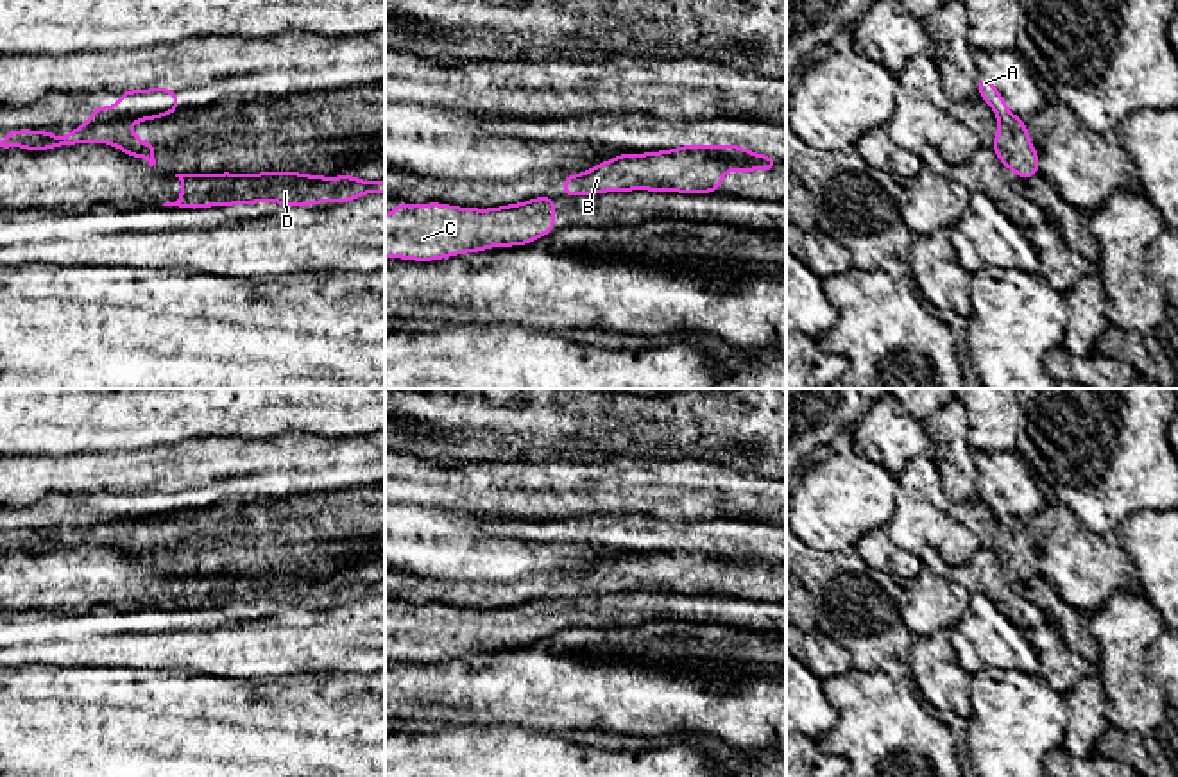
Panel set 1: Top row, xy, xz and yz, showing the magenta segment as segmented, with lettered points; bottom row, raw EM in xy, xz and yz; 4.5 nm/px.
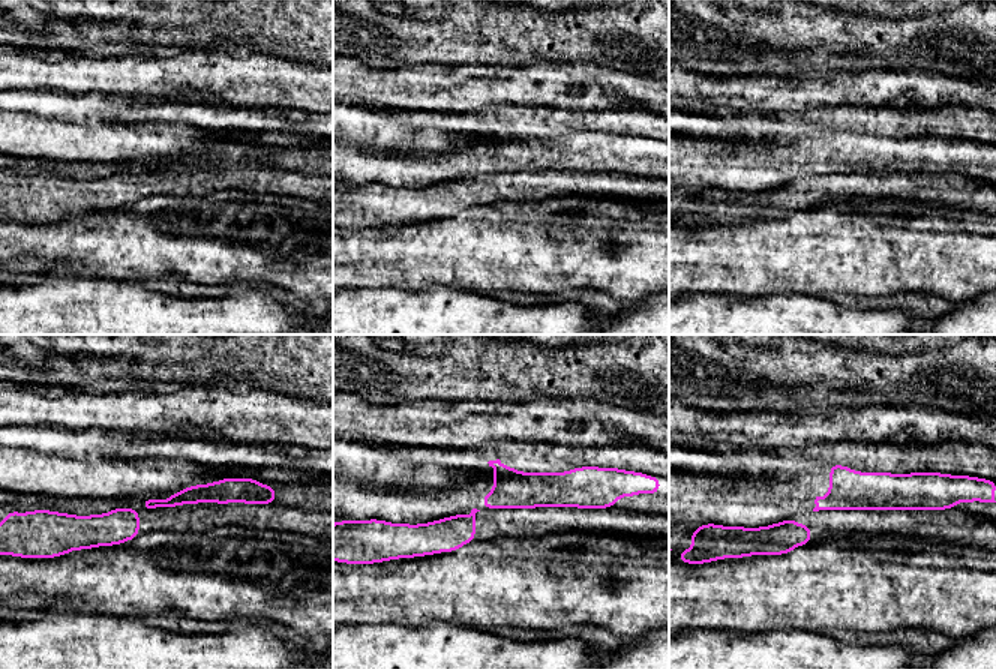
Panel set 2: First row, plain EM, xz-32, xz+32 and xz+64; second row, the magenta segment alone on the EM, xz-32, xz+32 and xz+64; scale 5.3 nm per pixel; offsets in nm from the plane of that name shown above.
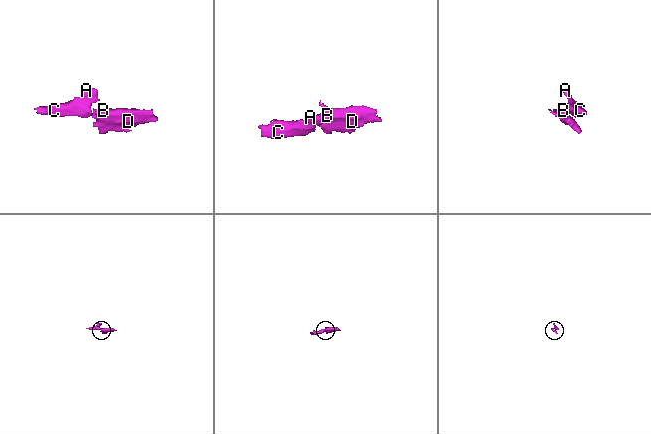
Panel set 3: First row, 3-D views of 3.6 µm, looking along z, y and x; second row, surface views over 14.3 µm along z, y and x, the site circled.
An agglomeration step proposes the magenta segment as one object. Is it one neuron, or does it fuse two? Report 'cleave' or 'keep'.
cleave

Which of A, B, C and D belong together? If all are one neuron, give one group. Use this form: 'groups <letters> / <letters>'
groups A C / B D

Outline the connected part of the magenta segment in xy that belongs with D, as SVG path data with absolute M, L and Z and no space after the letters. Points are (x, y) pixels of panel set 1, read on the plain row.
M258 573L258 575L175 575L183 585L183 593L175 603L163 607L179 607L186 610L213 609L213 607L249 607L254 603L279 603L283 607L313 607L319 603L349 603L367 594L385 594L385 580L363 582L347 575L335 578L310 576L303 573Z

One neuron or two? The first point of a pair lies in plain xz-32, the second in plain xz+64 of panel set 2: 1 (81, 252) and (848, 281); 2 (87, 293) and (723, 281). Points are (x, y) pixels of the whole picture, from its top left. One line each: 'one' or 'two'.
1: one
2: two

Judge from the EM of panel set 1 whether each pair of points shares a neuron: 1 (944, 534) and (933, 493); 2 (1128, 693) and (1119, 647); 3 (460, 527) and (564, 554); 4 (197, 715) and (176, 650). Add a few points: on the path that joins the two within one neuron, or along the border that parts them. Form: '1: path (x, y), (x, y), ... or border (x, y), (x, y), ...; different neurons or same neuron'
1: path (935, 523), (935, 503); same neuron
2: path (1126, 683), (1121, 657); same neuron
3: path (486, 552), (491, 557), (539, 557); same neuron
4: border (142, 668), (181, 668), (224, 677); different neurons

